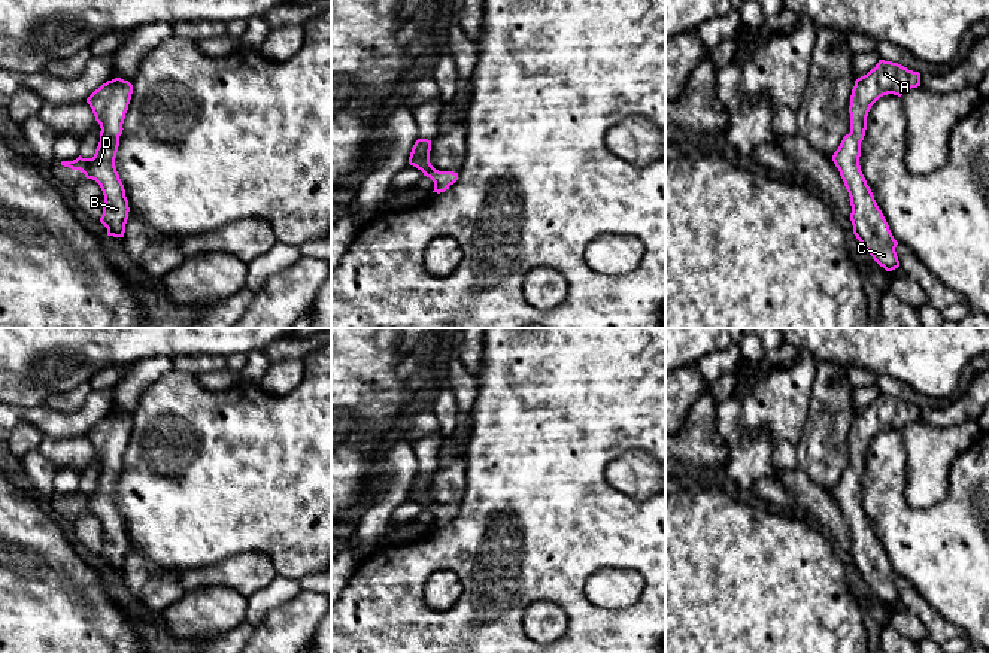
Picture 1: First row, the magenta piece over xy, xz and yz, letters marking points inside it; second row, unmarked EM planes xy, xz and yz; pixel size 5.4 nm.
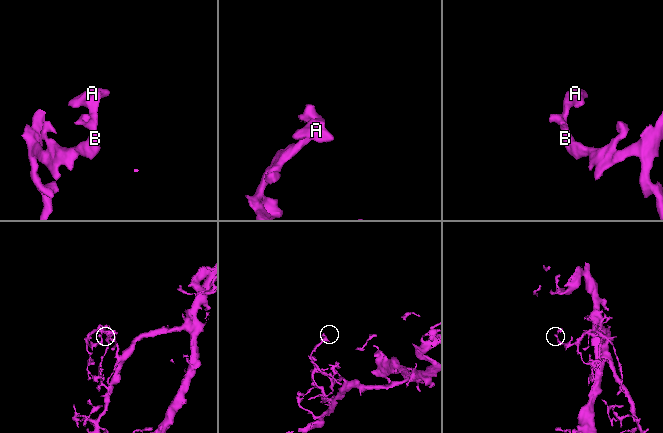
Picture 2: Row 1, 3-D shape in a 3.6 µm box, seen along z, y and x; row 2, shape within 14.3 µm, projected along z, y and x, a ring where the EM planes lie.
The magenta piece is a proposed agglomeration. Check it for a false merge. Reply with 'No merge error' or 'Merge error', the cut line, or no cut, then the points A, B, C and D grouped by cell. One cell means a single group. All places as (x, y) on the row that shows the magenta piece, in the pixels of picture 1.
No merge error. No split. Groups: A B C D

